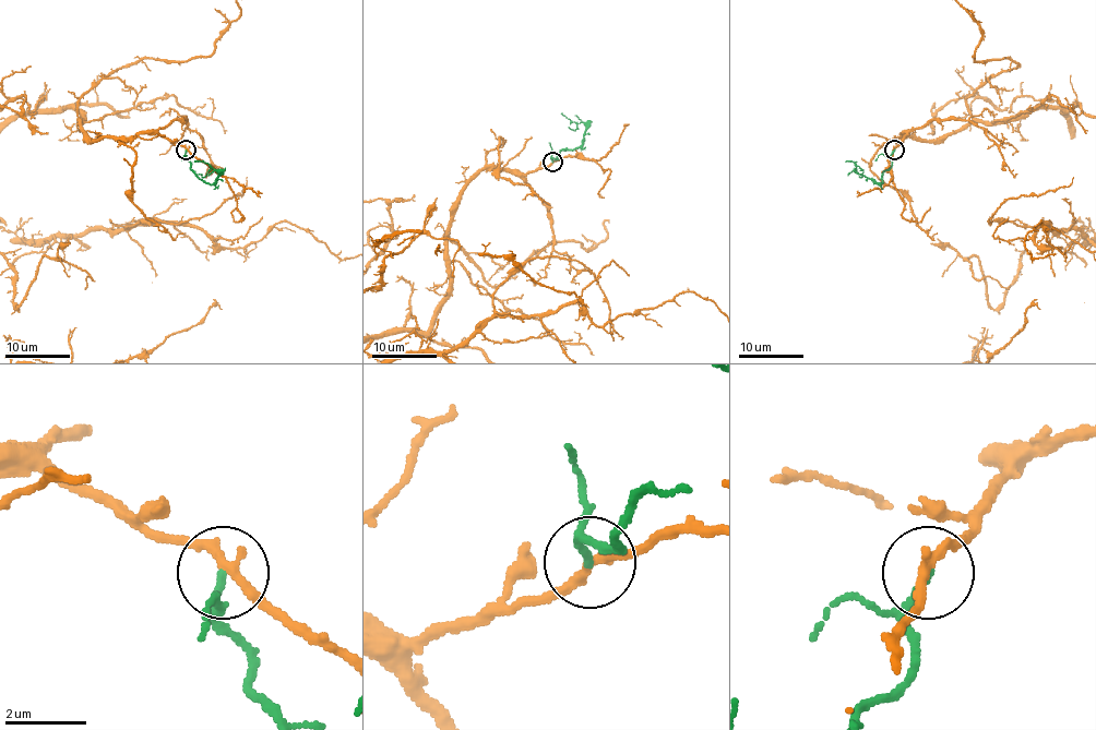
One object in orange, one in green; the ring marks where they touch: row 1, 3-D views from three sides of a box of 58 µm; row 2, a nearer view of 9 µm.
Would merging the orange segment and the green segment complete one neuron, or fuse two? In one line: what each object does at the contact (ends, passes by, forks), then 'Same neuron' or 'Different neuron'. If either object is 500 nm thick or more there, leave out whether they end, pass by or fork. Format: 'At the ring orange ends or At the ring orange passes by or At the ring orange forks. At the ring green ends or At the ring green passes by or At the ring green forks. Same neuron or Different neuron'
At the ring orange passes by. At the ring green ends. Different neuron

